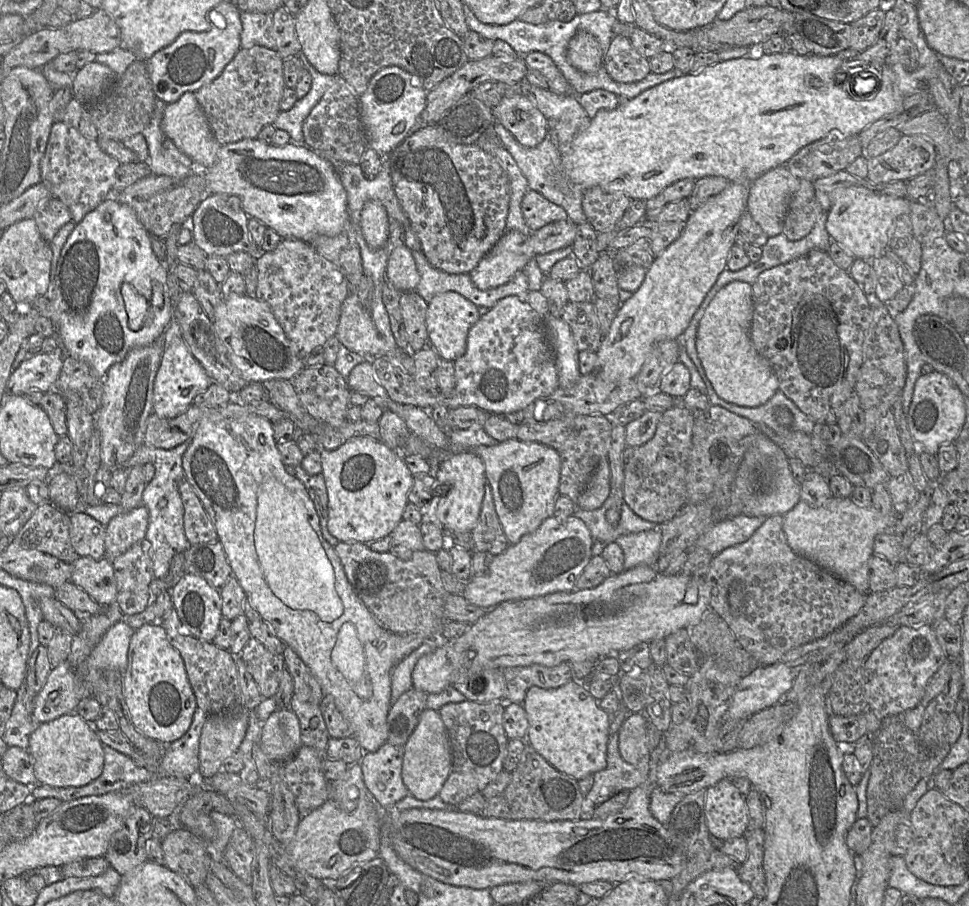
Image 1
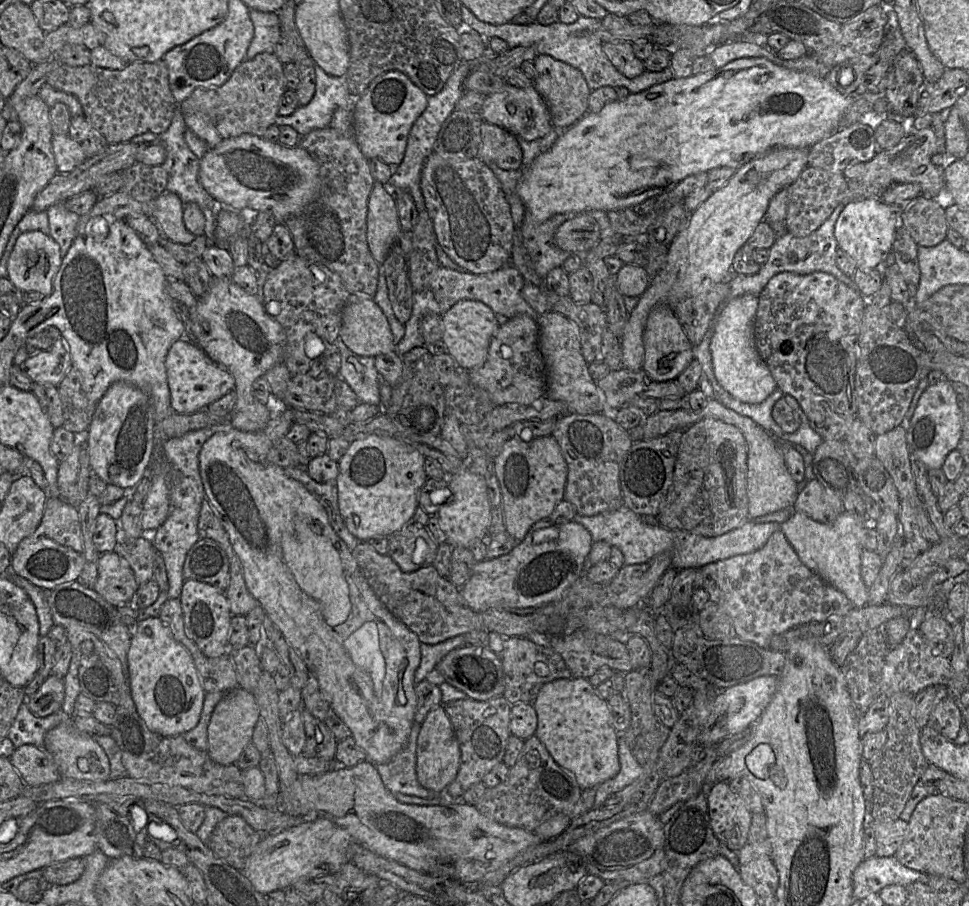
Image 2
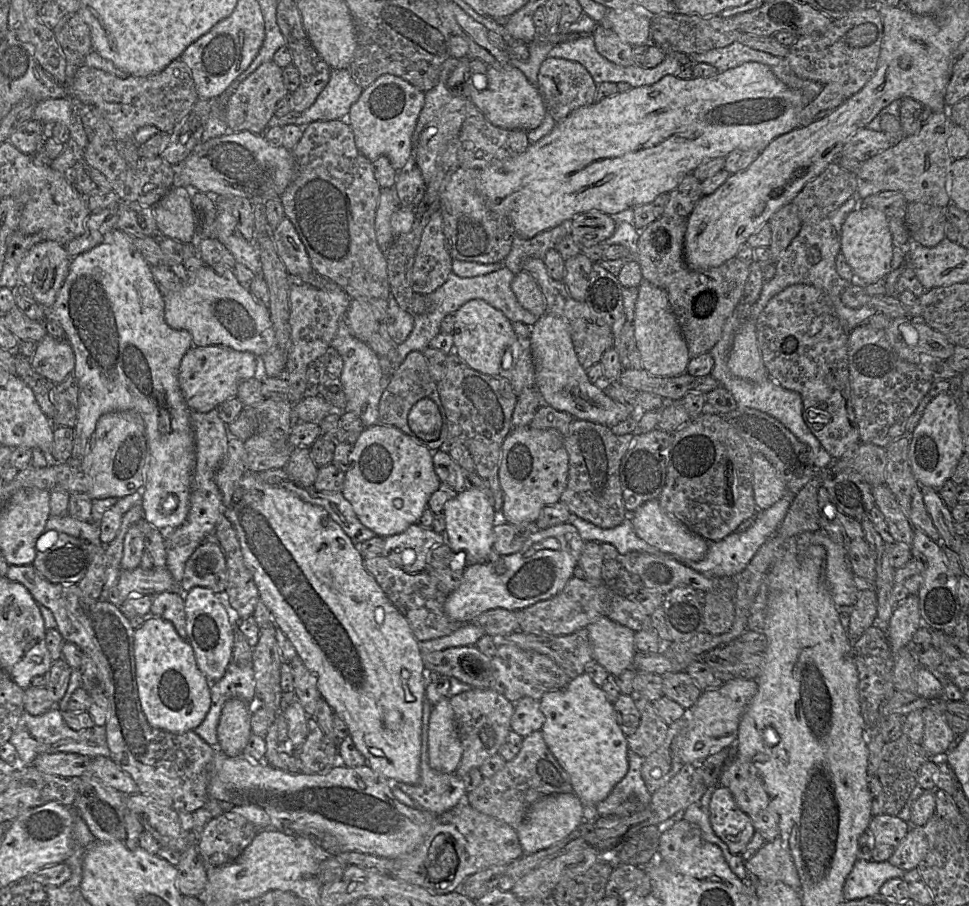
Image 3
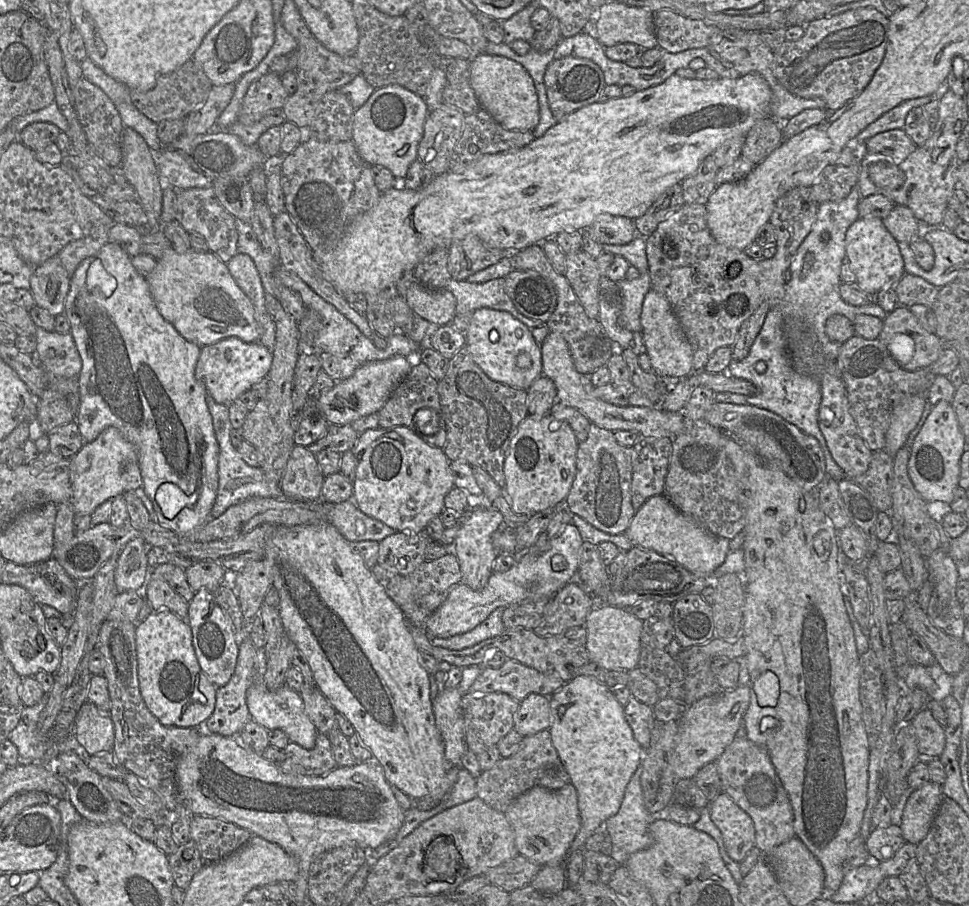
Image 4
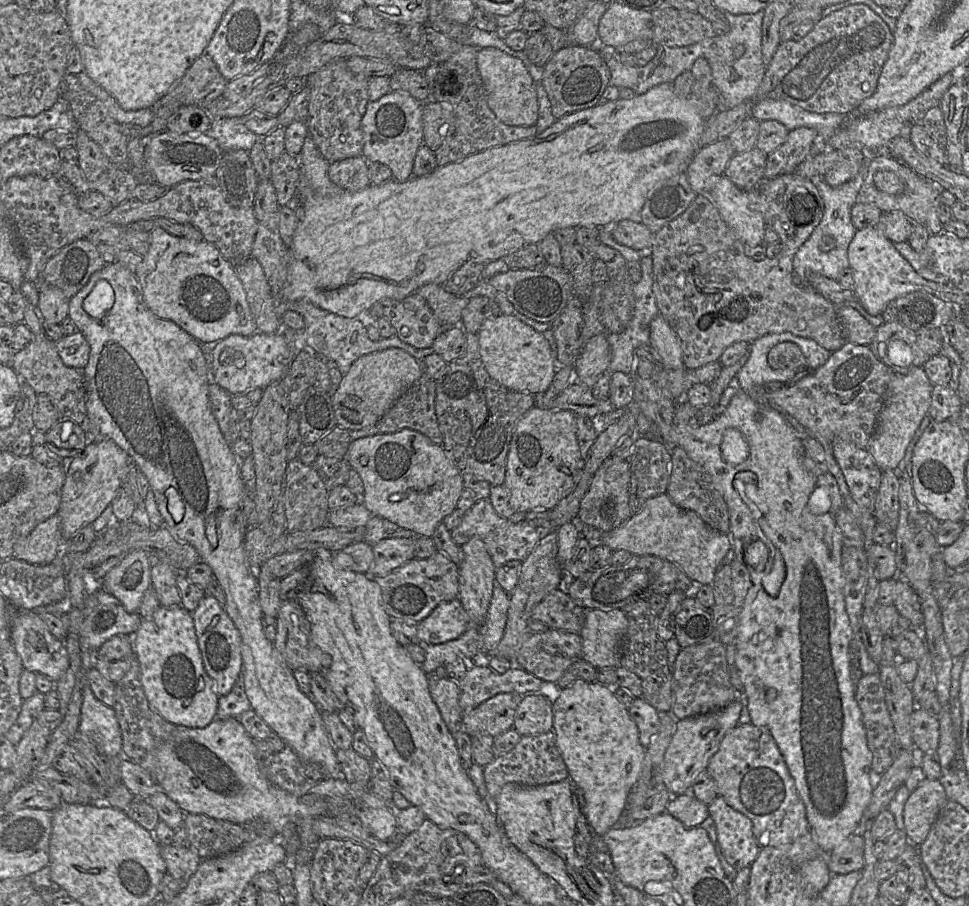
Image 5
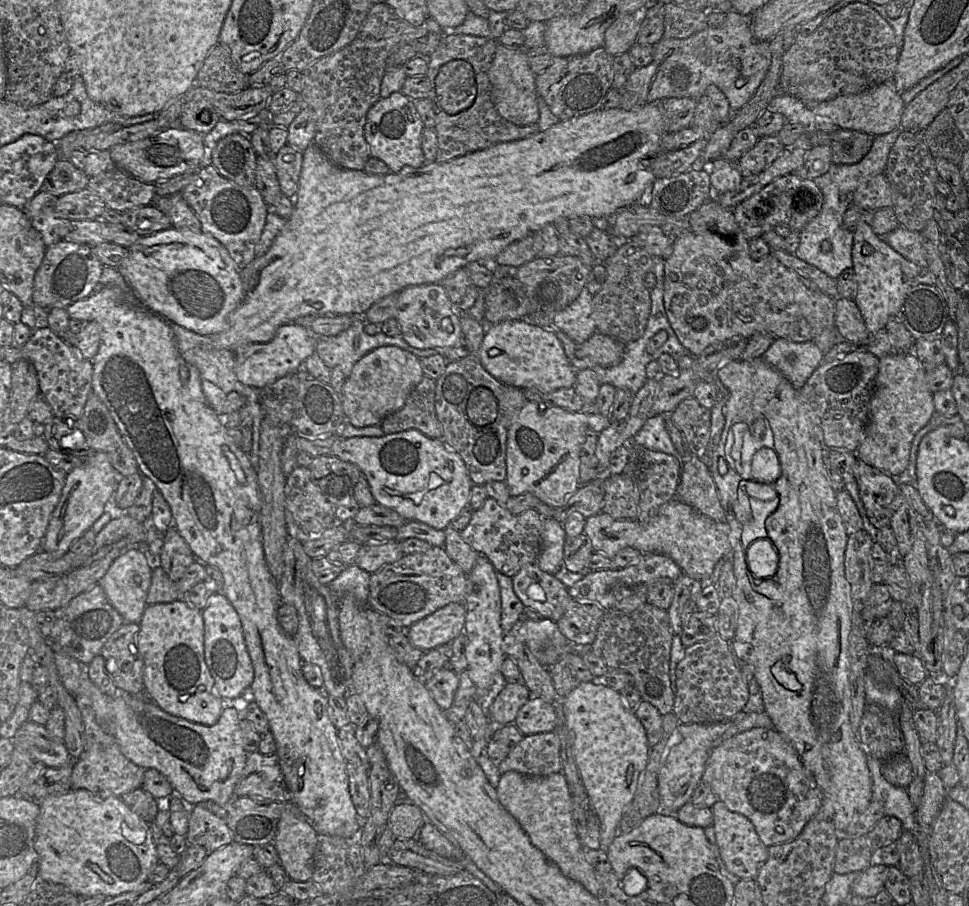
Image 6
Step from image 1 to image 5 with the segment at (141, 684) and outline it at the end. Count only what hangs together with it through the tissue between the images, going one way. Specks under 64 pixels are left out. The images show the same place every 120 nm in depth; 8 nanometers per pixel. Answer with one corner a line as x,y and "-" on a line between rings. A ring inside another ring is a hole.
181,605
159,606
151,616
142,619
134,634
133,645
140,667
140,681
150,707
175,726
204,728
216,716
219,695
213,679
204,669
192,613

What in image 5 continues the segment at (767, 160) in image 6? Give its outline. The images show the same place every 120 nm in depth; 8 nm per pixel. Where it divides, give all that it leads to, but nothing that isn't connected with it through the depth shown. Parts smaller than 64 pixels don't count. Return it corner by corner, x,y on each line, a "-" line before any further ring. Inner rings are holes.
756,147
735,154
728,162
723,175
737,187
751,190
762,183
767,158
768,155

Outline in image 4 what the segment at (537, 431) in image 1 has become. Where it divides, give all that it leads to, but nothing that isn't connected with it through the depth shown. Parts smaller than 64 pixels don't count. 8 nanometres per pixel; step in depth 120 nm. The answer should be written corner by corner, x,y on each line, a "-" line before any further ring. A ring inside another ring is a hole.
591,424
588,437
579,443
576,475
565,499
565,508
608,534
623,534
635,510
631,502
633,447
619,445
610,430

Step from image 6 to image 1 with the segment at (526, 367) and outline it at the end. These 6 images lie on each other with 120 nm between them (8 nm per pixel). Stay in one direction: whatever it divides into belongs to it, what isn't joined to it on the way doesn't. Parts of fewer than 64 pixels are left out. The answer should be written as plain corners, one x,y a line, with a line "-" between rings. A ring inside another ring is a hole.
453,291
436,294
428,302
426,312
429,345
433,346
440,358
456,361
466,352
468,333
480,317
478,306
461,294

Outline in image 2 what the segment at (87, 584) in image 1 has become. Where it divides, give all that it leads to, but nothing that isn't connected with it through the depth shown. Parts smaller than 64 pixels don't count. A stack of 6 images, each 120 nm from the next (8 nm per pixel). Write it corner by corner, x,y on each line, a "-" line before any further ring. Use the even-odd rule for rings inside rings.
112,551
100,556
93,589
114,605
128,605
133,604
139,585
128,562

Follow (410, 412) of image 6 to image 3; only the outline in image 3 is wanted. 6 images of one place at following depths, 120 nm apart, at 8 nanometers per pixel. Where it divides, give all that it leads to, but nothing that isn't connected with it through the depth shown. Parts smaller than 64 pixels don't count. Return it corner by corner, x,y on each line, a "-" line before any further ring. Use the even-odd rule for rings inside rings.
412,351
399,365
395,365
395,368
389,378
388,385
384,389
379,402
379,421
381,424
394,426
400,429
402,432
410,436
417,444
426,446
433,452
440,450
448,433
447,416
440,399
437,382
435,382
431,377
426,358
422,352
-
423,398
429,398
436,403
442,418
440,435
438,439
433,441
426,441
419,438
408,425
408,414
411,408
416,402

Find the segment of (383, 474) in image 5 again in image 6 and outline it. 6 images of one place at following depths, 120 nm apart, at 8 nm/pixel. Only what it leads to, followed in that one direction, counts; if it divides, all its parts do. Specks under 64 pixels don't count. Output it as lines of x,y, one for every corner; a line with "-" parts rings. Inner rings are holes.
410,429
381,437
351,437
338,439
332,446
331,455
357,465
366,477
377,504
390,508
407,521
427,524
436,530
444,530
469,505
474,485
461,456
443,439
433,439
417,429

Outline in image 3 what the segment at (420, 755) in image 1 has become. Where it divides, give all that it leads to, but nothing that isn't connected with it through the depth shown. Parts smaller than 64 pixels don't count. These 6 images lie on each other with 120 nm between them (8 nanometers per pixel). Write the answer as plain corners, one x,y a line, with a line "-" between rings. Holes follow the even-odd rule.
448,697
434,704
428,725
428,762
441,773
455,773
463,748
455,723
454,710

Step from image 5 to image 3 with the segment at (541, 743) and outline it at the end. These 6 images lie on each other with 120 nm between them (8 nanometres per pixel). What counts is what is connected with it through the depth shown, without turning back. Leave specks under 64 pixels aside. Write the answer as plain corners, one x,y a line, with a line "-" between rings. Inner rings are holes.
540,730
524,737
516,757
506,762
493,776
483,778
479,786
467,793
464,802
517,829
525,819
530,805
539,797
561,793
573,793
570,777
549,750

